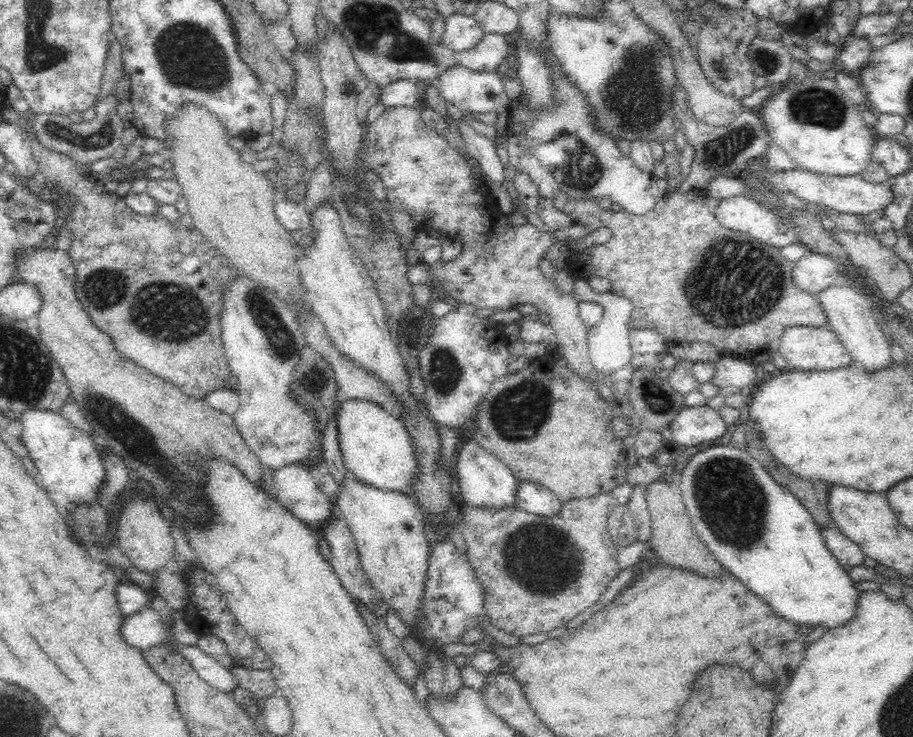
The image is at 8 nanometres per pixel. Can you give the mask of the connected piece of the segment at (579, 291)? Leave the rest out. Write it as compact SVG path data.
M575 277L573 280L573 294L575 298L582 301L594 302L602 305L603 317L589 329L587 337L587 348L589 358L594 368L600 374L612 374L616 368L624 368L628 365L636 364L640 361L640 357L633 351L630 343L630 331L627 322L631 319L633 304L628 298L624 298L612 292L598 294L588 285L586 278Z

